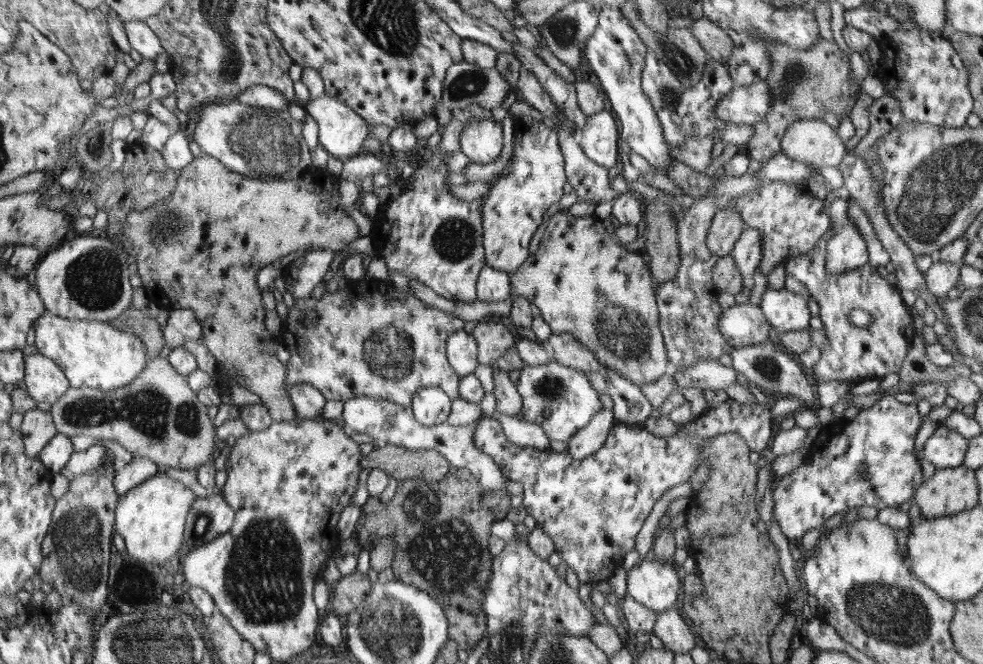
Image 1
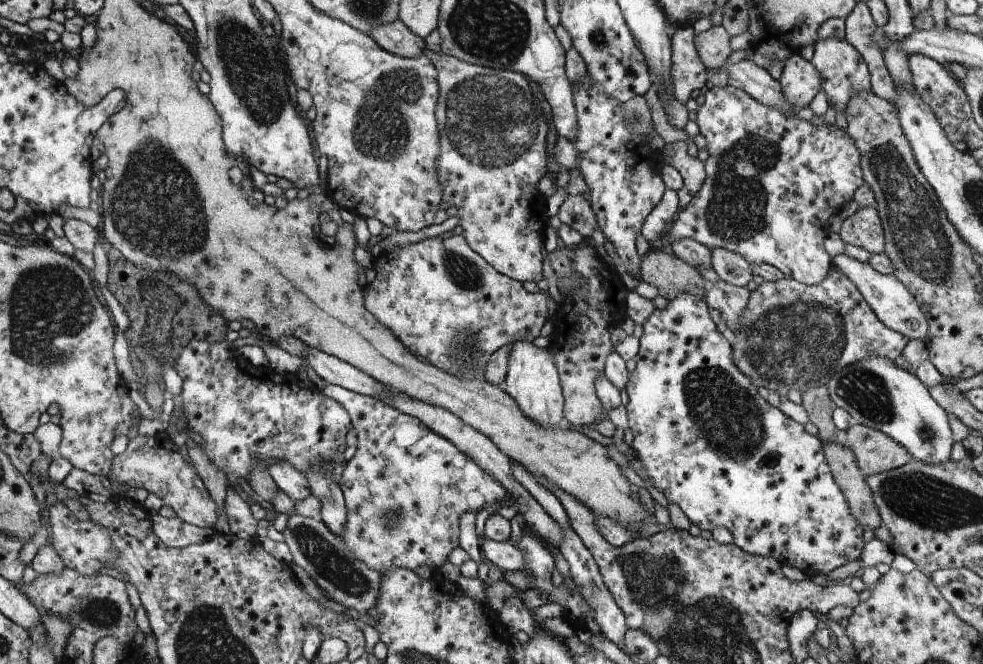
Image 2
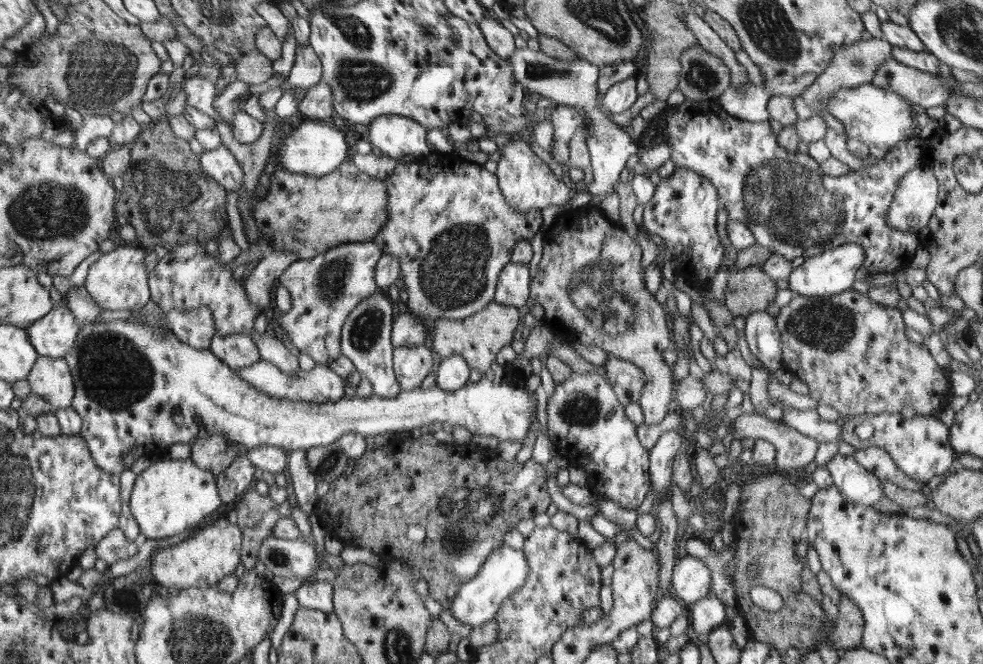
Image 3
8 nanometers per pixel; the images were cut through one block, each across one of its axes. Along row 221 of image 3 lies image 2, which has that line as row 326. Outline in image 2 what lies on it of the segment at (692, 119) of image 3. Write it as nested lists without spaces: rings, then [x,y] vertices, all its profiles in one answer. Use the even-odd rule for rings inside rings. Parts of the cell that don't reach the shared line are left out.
[[[832,265],[825,279],[820,284],[805,285],[796,279],[784,277],[782,280],[776,280],[776,282],[765,281],[756,290],[750,291],[746,310],[740,316],[740,330],[736,332],[734,342],[732,342],[732,352],[735,356],[735,364],[739,366],[740,372],[744,372],[746,376],[751,378],[752,384],[765,389],[778,389],[777,391],[781,398],[786,400],[788,392],[792,392],[792,389],[802,390],[804,388],[812,388],[813,385],[824,385],[832,373],[840,370],[840,368],[846,368],[850,364],[860,362],[860,360],[866,360],[868,356],[884,356],[884,358],[890,358],[893,361],[902,355],[902,351],[906,348],[908,342],[910,340],[906,336],[902,336],[902,334],[880,322],[872,307],[864,300],[862,294],[858,292],[858,288],[848,280],[848,276],[840,268]]]

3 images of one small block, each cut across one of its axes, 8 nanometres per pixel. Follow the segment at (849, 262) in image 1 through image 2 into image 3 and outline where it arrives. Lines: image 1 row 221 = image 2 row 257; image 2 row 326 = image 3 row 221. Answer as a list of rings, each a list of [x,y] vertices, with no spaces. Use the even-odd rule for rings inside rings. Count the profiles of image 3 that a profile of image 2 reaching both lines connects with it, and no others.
[[[918,164],[899,182],[887,212],[888,224],[901,231],[924,232],[938,198],[934,171]]]

